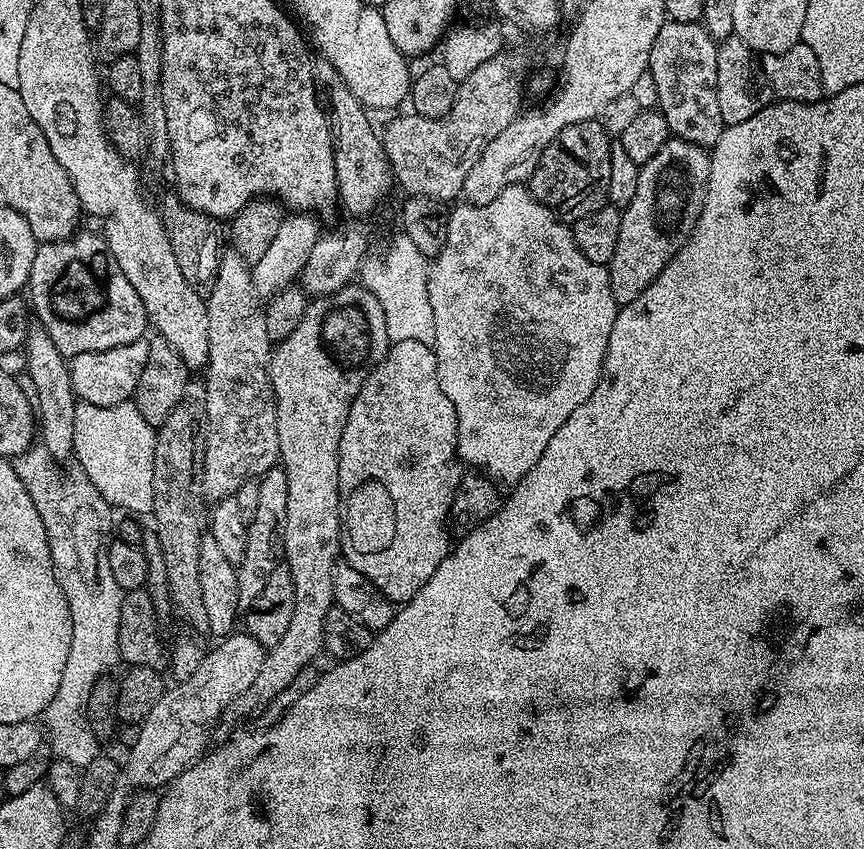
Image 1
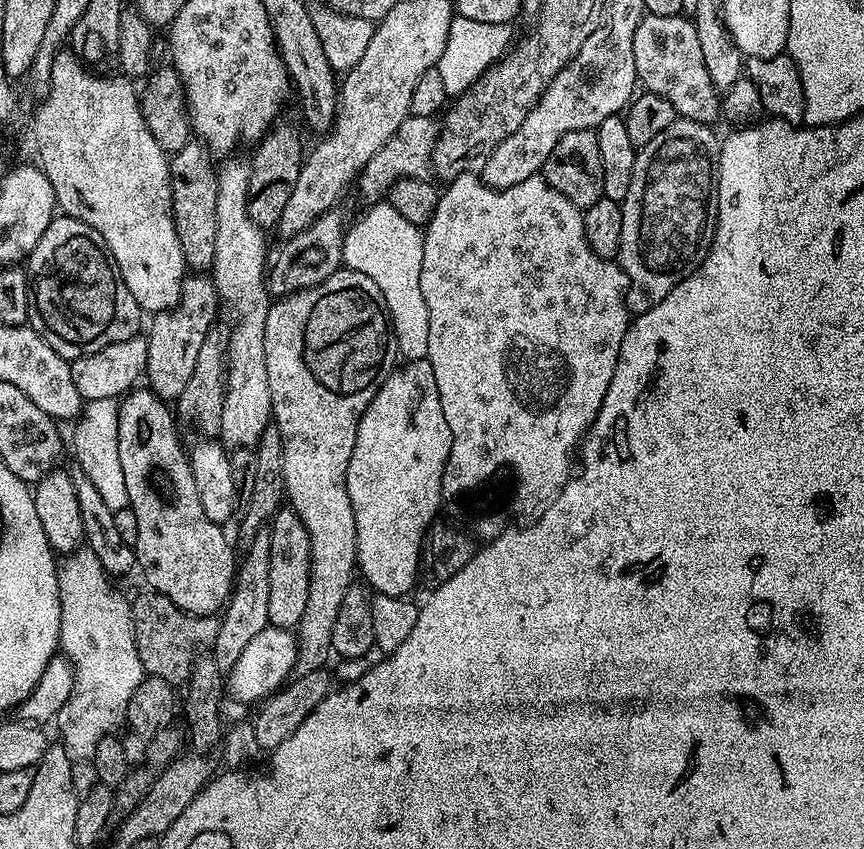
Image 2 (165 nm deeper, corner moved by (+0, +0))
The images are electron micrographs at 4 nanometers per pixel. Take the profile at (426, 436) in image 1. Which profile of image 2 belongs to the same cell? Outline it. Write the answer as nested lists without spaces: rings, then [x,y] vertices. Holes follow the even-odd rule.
[[[428,359],[410,360],[403,366],[397,367],[388,375],[386,382],[382,382],[378,394],[374,394],[370,406],[366,406],[366,410],[362,414],[358,424],[358,438],[354,438],[354,454],[350,454],[350,462],[346,466],[346,490],[350,494],[350,506],[354,510],[356,566],[359,575],[361,577],[364,575],[368,579],[369,585],[367,584],[367,587],[369,589],[387,596],[407,597],[409,595],[408,591],[416,584],[416,571],[419,568],[421,571],[422,568],[422,549],[426,544],[428,530],[437,519],[436,511],[439,510],[440,504],[442,505],[440,494],[442,490],[442,474],[444,473],[446,462],[450,458],[452,435],[450,434],[450,426],[446,426],[446,414],[442,414],[442,402],[438,398],[438,382],[434,382],[434,370],[430,366]]]

